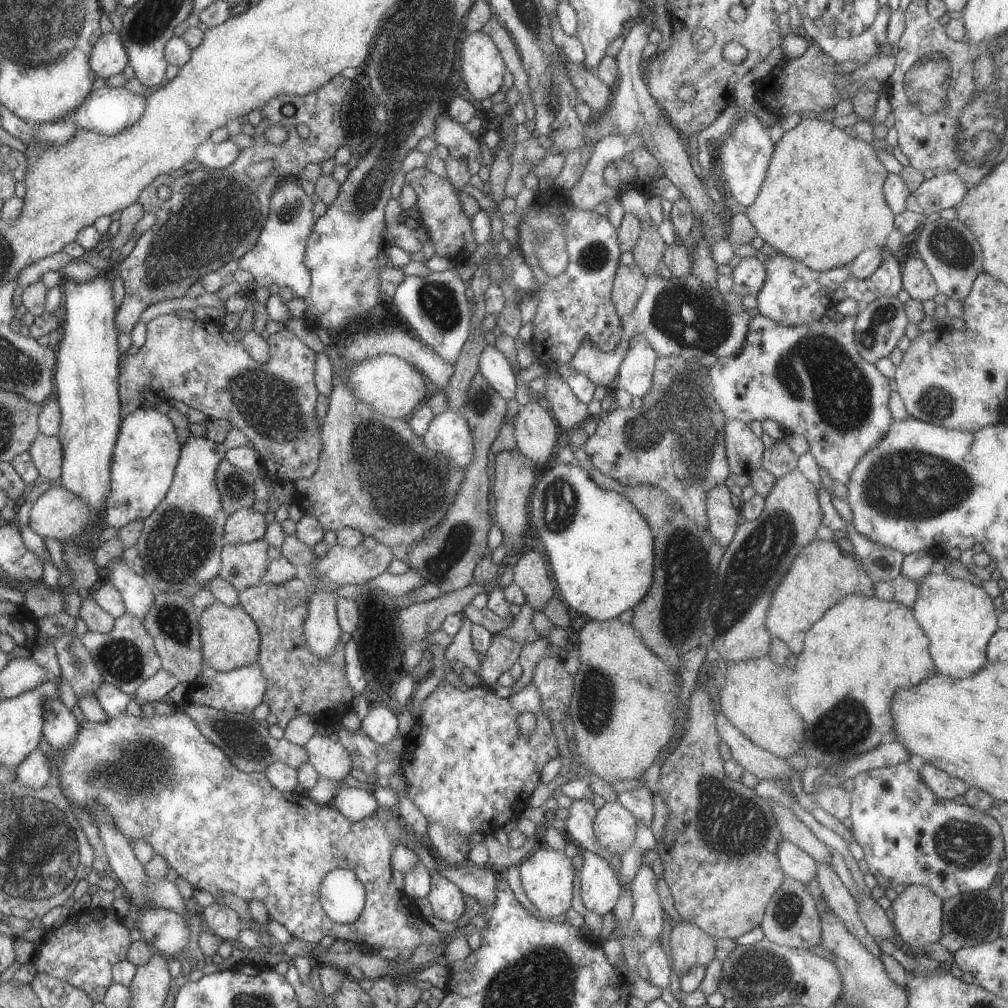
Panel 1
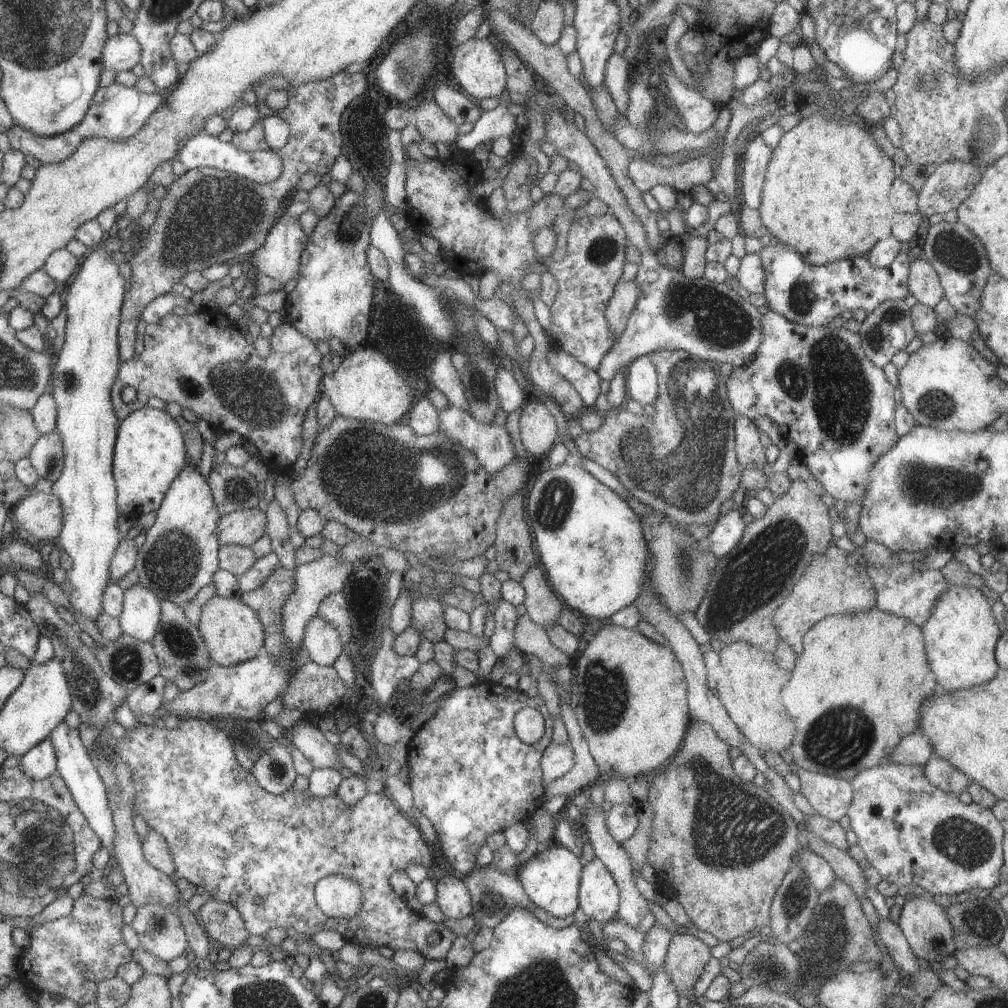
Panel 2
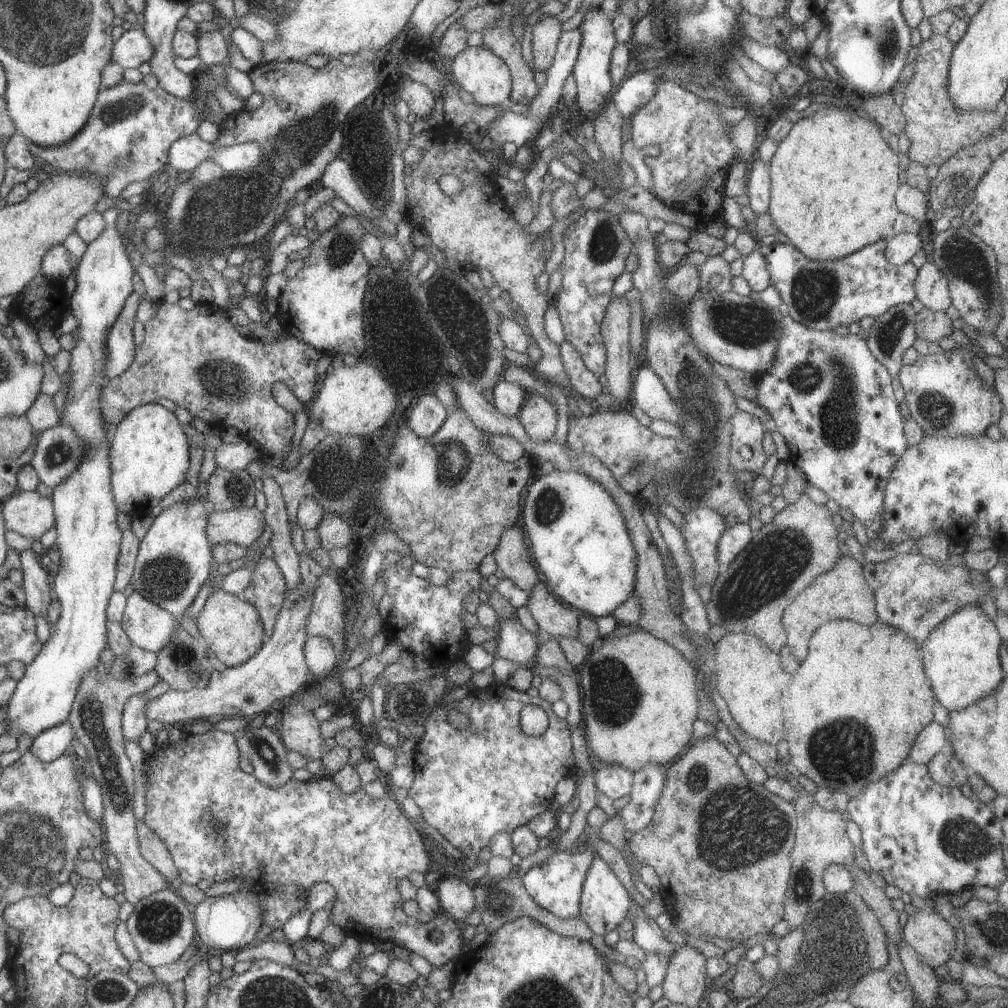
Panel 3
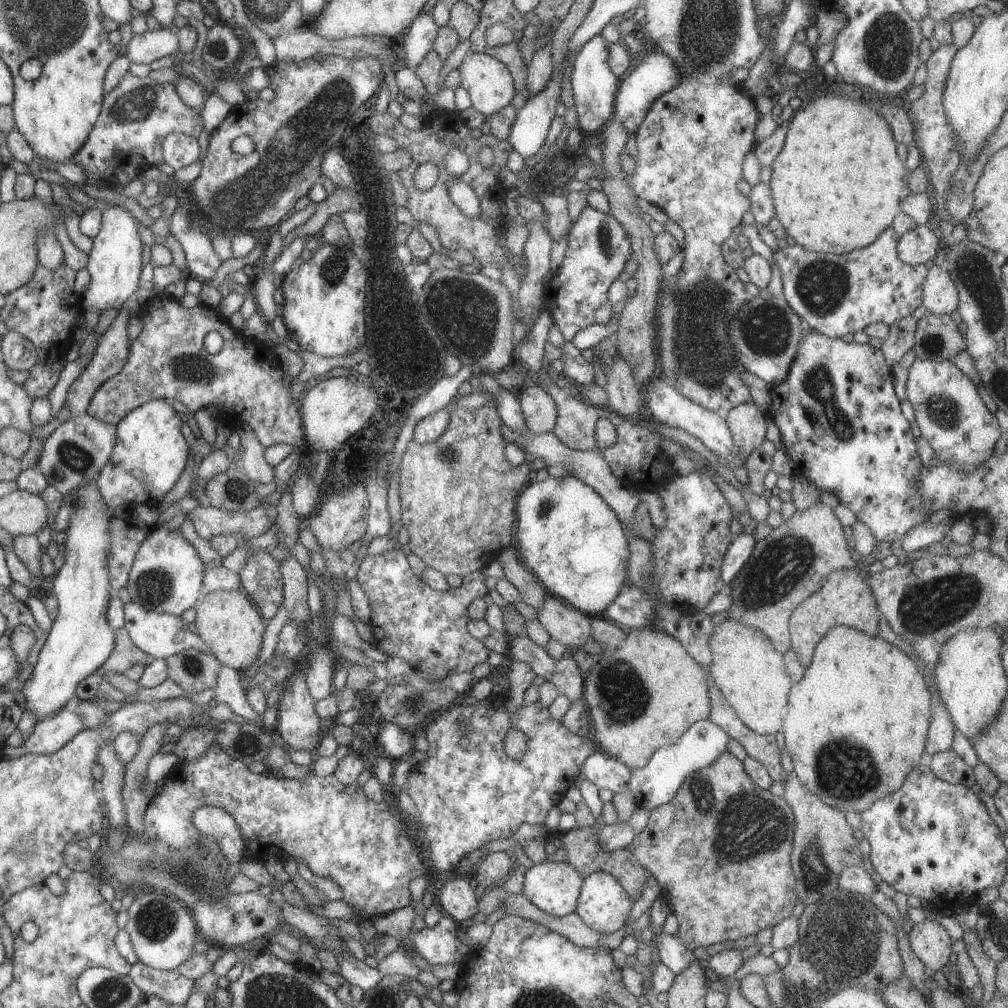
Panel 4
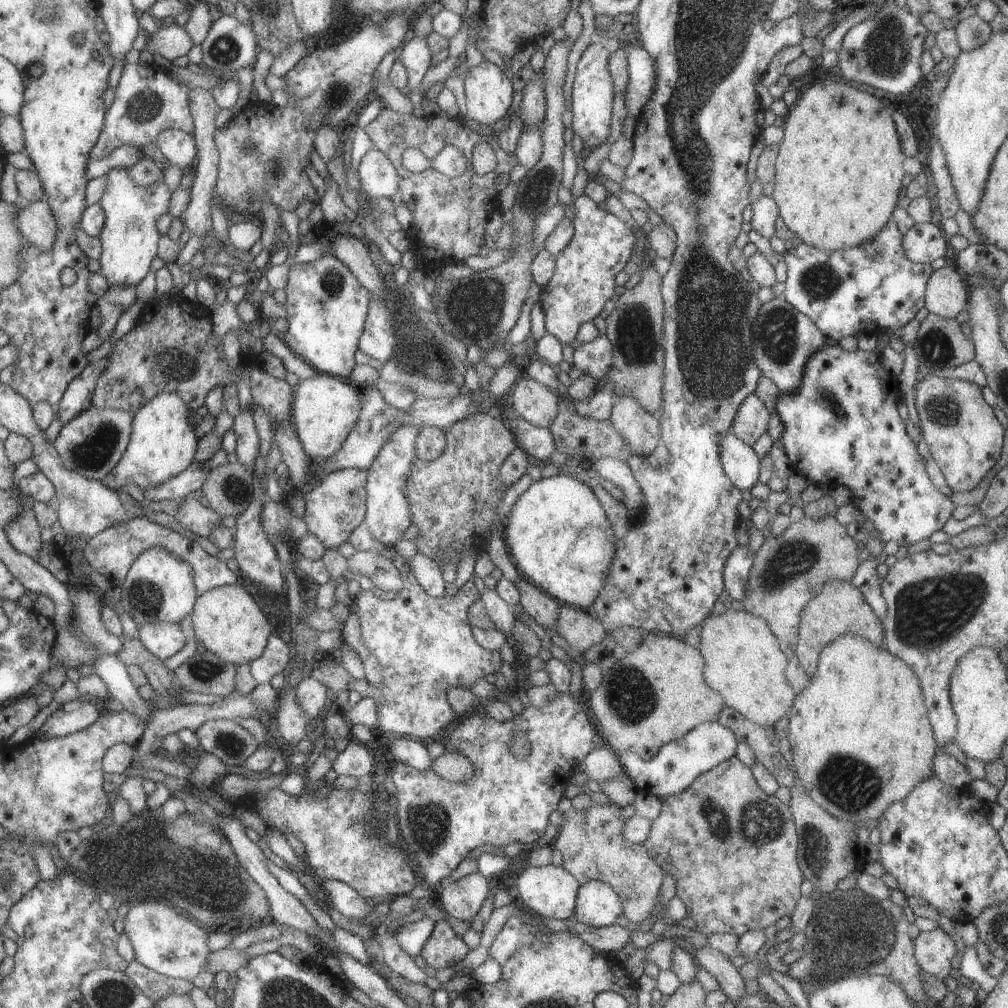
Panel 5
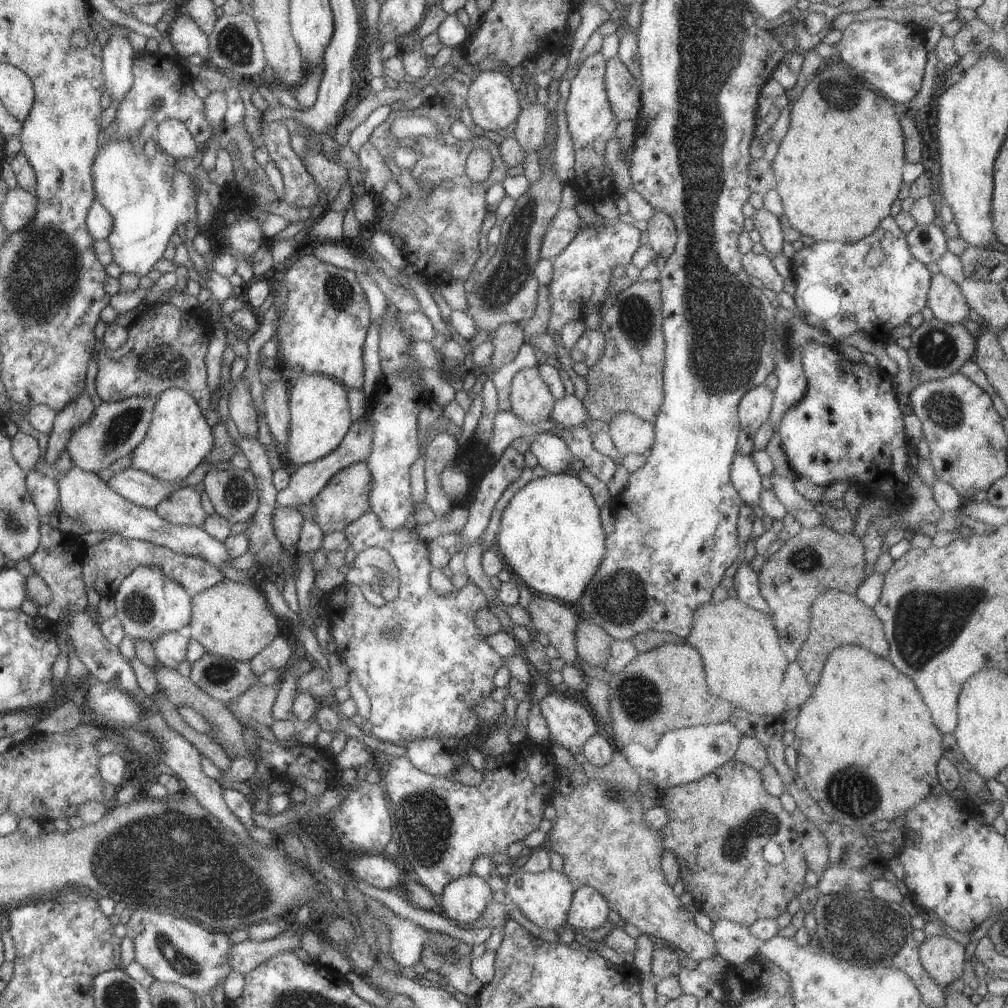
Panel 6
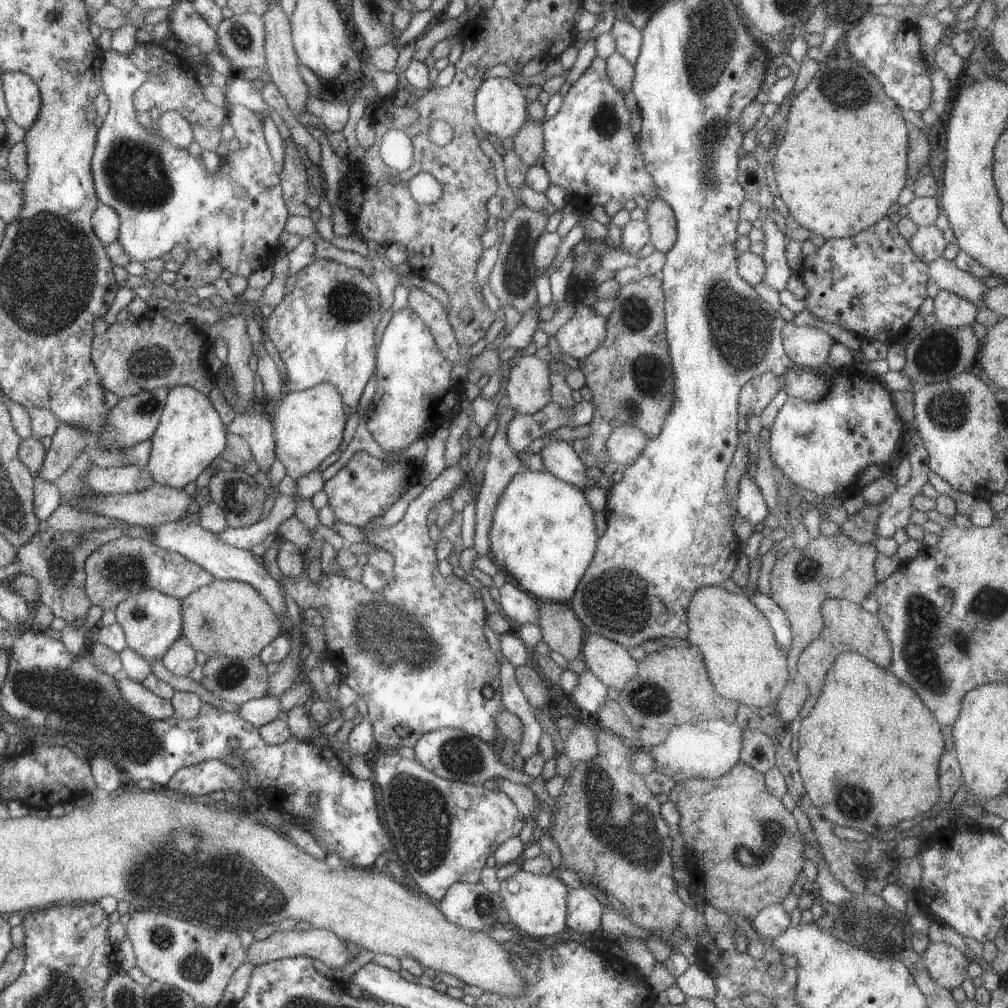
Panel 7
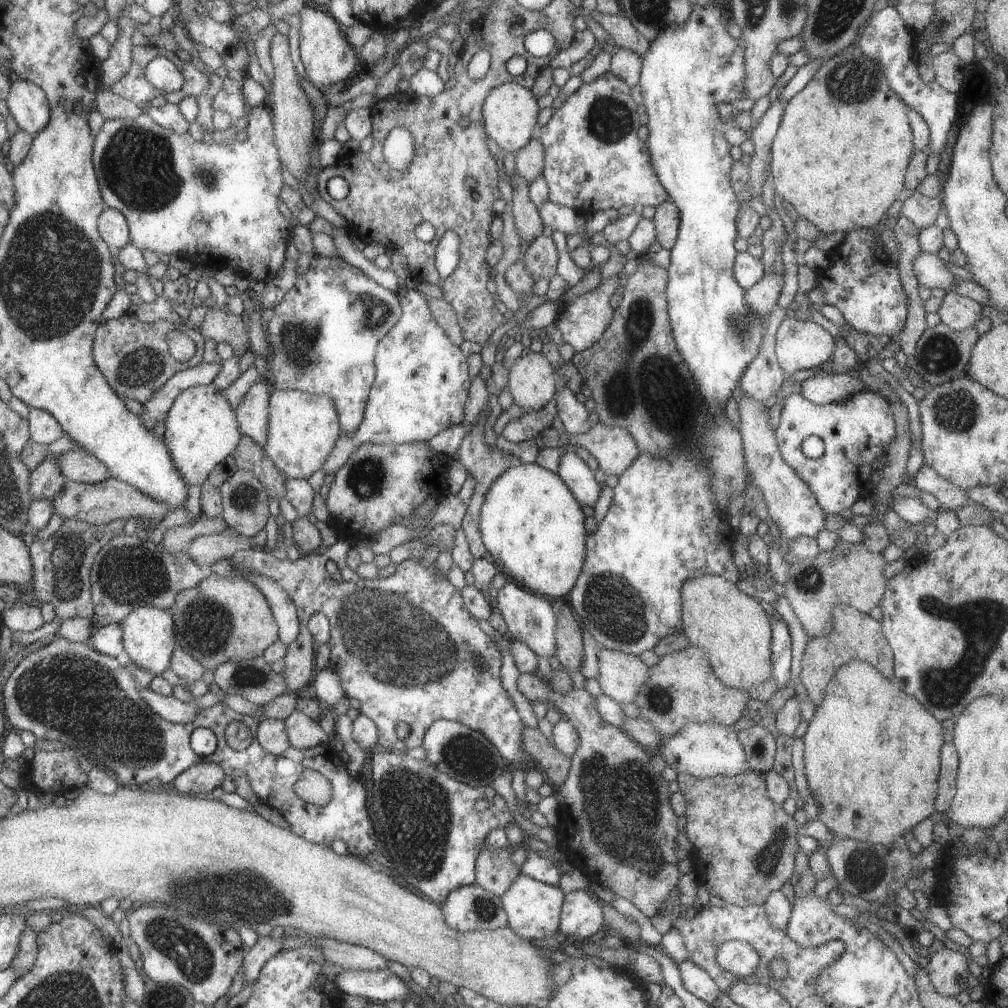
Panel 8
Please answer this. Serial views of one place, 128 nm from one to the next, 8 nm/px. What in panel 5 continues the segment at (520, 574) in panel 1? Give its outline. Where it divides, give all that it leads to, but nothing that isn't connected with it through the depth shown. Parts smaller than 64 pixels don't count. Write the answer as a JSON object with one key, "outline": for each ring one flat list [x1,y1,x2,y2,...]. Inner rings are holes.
{"outline":[[570,605,560,607,556,632,580,655,601,642,606,636,602,625,587,610]]}

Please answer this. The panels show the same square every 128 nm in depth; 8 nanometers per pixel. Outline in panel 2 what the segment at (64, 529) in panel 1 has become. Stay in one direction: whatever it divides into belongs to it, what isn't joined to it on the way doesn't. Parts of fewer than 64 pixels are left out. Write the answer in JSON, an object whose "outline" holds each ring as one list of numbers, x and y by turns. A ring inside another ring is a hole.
{"outline":[[32,489,23,500,8,509,14,527,21,526,37,542,51,542,61,532,61,504,51,492,43,493]]}

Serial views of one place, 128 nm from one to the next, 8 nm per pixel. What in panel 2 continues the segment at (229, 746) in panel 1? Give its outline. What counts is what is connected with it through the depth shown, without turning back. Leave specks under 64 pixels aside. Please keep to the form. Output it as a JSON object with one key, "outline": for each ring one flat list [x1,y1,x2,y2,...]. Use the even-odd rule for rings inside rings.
{"outline":[[217,716,206,718,217,730,223,730,233,746,233,754,241,768,253,771,257,758,267,752,273,744,283,746,289,752,289,738,284,734,280,738,271,738,260,727,260,721,243,720,233,716]]}

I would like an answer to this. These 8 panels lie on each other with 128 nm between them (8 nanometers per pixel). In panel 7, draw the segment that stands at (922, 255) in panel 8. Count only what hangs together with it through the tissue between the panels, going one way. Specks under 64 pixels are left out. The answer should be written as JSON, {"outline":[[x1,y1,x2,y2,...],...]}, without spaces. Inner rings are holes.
{"outline":[[942,256,936,258,927,263,927,272,929,283,966,298,977,310,986,308,983,306,983,292,988,288,979,279,959,270,952,260]]}

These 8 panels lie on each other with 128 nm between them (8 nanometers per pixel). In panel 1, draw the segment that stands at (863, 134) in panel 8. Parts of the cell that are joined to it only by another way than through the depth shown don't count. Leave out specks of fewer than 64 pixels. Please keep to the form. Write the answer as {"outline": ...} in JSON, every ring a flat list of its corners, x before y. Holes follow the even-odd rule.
{"outline":[[802,118,774,144,760,191,742,211,753,224,756,236,778,254,793,258,814,271,844,267,864,250,884,247,893,230,894,214,883,196,883,180,887,174,869,143,820,118]]}

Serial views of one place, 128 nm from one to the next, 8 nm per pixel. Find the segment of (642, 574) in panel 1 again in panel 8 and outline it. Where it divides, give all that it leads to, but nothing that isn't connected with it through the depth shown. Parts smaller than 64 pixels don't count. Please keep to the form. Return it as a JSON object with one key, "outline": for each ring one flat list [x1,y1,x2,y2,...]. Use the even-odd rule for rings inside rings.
{"outline":[[513,463,485,492,479,516,481,542,496,569,507,580,549,598,569,592,585,560,582,505,557,474,539,466]]}

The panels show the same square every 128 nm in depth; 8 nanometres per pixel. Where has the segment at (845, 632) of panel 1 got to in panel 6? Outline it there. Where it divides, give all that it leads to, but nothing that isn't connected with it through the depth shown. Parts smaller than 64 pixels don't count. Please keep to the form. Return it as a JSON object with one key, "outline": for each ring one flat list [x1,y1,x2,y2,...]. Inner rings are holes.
{"outline":[[847,644,829,654,819,684,815,684,811,696,799,706,793,733,796,773,819,808,841,826,858,831,871,828,877,820,890,822,923,798,944,792,935,772,935,764,944,749,942,734,933,726,917,688,893,664,871,656,861,646]]}

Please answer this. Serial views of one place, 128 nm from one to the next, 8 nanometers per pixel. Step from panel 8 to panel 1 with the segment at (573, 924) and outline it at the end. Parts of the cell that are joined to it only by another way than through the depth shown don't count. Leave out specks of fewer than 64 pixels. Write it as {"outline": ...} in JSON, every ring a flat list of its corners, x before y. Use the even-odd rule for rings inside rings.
{"outline":[[581,850,580,853,583,856,579,870,581,902,587,911,603,918,604,914,612,912,621,894,619,880,605,858,595,856,589,850]]}

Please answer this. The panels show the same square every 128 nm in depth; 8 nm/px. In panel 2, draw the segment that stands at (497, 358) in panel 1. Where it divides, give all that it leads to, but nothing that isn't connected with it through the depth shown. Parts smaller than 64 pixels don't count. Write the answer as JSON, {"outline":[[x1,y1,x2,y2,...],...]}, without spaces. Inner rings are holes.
{"outline":[[499,364,495,366,493,382,495,392,499,398,499,406,506,414,517,410,529,398,529,395,519,388,511,371,505,370]]}

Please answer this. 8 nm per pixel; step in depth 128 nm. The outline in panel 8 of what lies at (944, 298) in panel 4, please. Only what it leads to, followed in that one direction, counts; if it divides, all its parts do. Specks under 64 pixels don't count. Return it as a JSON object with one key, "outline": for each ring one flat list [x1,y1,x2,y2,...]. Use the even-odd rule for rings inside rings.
{"outline":[[947,291,941,298,937,308,940,322,954,331,963,331,975,326,977,320,982,318,982,305,974,300]]}

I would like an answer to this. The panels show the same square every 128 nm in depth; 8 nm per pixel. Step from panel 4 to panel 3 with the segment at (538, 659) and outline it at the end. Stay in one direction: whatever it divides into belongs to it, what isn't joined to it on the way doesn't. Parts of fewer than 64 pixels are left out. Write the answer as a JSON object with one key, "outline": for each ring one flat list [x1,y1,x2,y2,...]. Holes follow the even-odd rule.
{"outline":[[516,616,511,618,499,618,499,628,496,631,497,661,513,662,515,664,525,664,534,667,535,650,537,642,533,640,533,635,529,633,517,620]]}

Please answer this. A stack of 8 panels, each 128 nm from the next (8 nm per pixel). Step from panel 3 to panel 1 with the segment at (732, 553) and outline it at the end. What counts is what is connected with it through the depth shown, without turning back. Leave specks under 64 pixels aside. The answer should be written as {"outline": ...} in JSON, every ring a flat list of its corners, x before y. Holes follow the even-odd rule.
{"outline":[[719,484,705,496,705,516,709,520,707,529,721,546,727,546,731,542,740,516,731,505,729,495,728,488]]}

